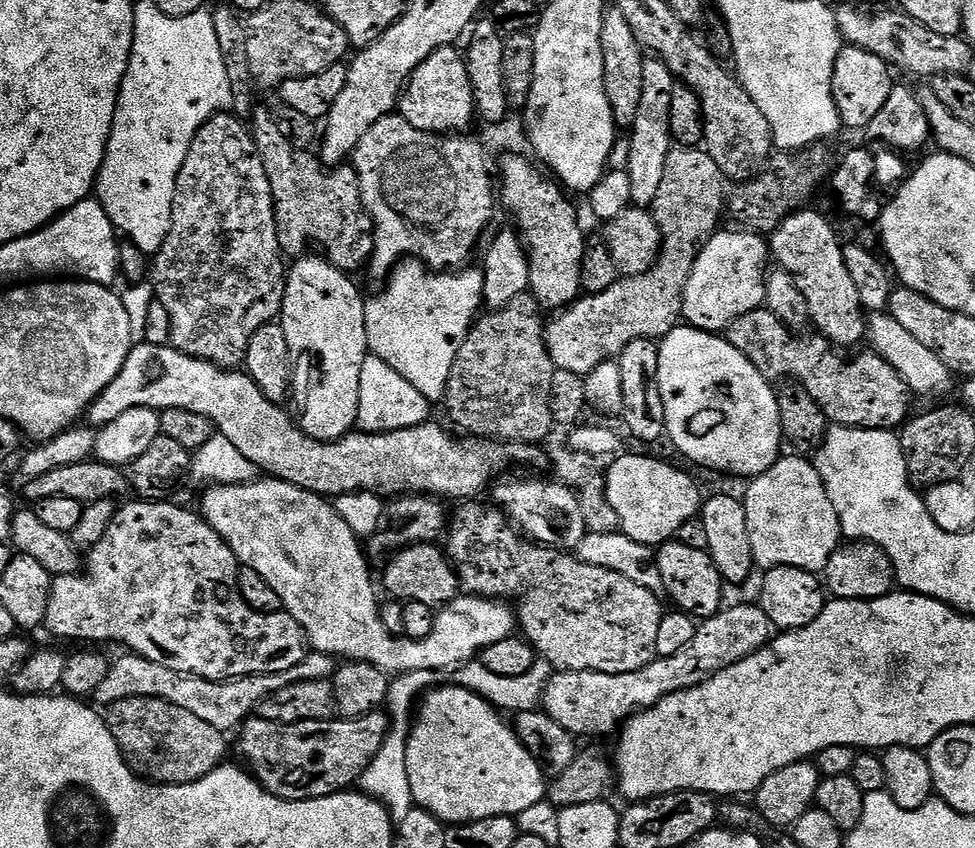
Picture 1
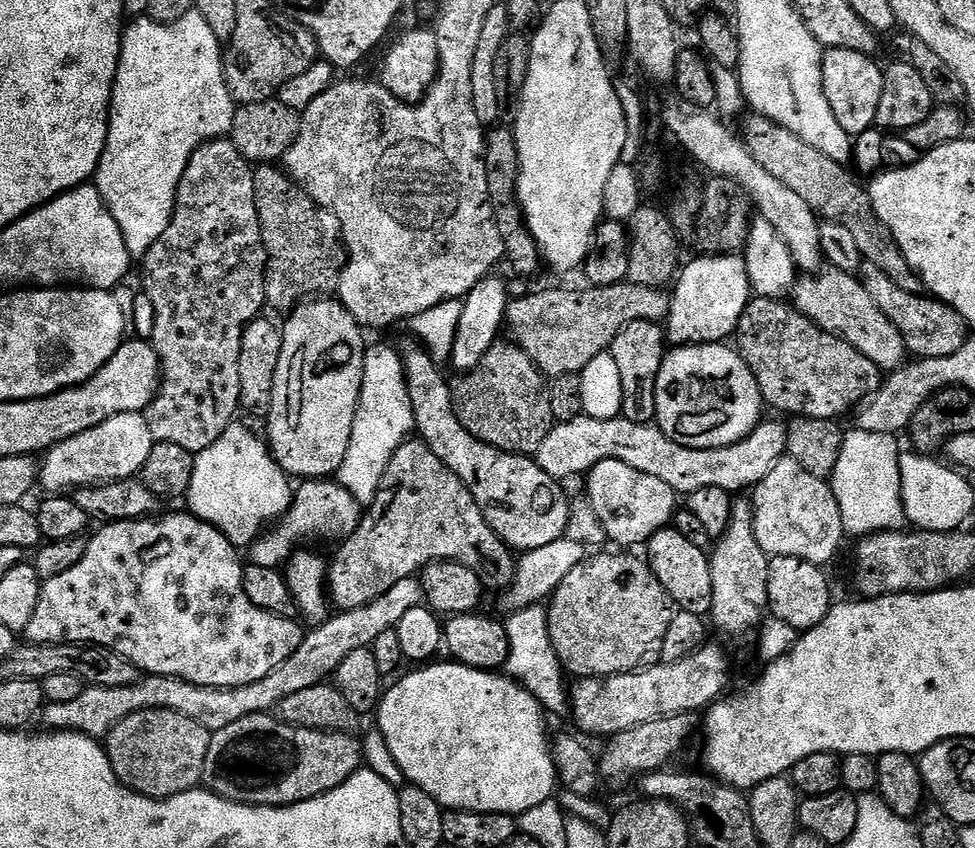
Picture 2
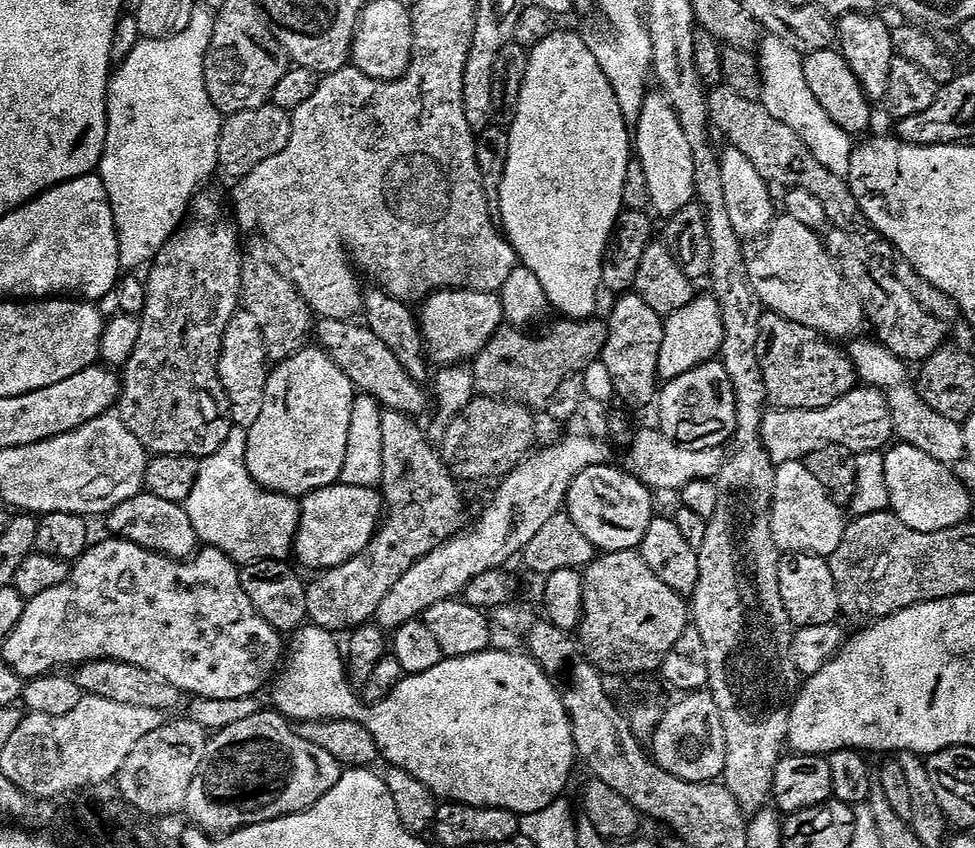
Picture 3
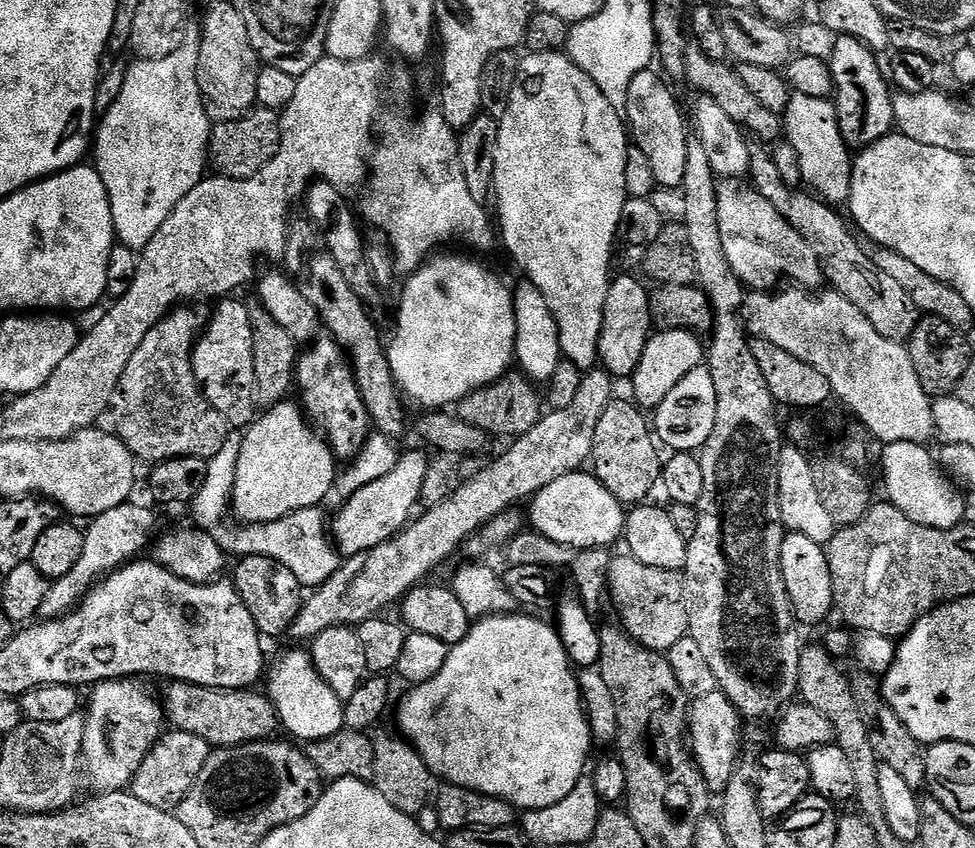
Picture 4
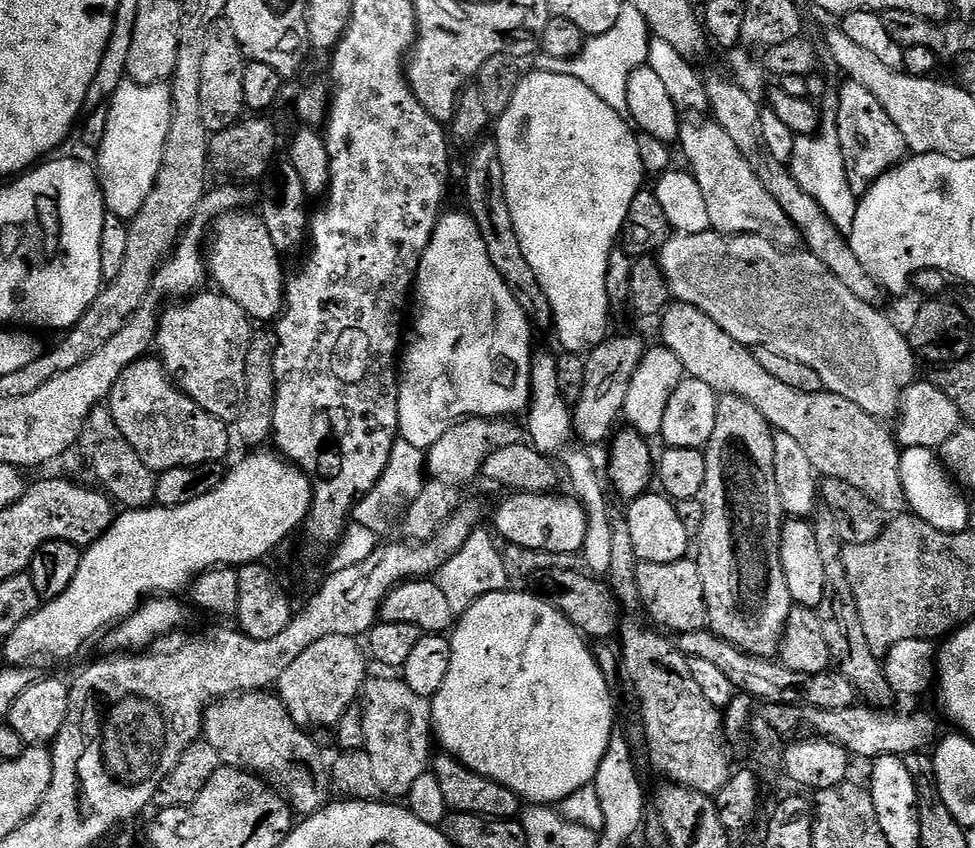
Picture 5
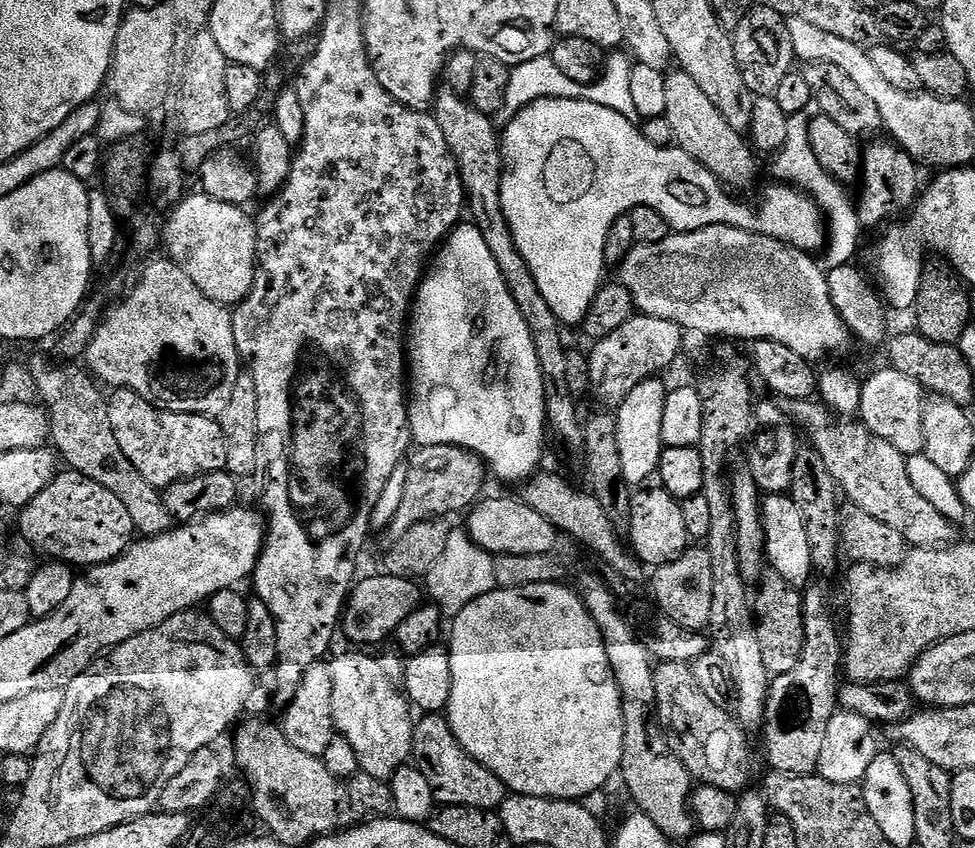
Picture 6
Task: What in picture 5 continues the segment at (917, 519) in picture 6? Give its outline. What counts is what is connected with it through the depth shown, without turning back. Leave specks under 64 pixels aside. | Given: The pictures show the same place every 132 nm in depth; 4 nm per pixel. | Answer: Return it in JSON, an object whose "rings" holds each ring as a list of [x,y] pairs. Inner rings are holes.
{"rings":[[[679,302],[669,303],[659,317],[660,336],[663,347],[668,348],[682,362],[685,373],[698,382],[706,382],[720,396],[737,396],[746,398],[762,418],[766,418],[768,425],[776,432],[790,434],[802,446],[806,458],[810,458],[817,473],[824,478],[838,478],[842,482],[850,482],[850,486],[858,486],[870,502],[874,502],[886,514],[900,514],[905,511],[906,501],[902,490],[902,474],[900,473],[900,453],[902,451],[895,435],[883,428],[881,421],[875,416],[866,414],[862,406],[854,406],[846,398],[827,390],[805,390],[795,388],[770,374],[758,363],[753,349],[740,344],[714,318],[710,318],[700,308]]]}

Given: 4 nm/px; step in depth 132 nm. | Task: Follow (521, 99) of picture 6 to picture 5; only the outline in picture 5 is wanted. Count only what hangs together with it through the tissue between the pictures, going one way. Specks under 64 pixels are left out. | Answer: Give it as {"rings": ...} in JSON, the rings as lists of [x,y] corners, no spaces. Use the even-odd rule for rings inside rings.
{"rings":[[[628,6],[618,18],[618,22],[614,22],[614,26],[606,30],[606,34],[591,37],[574,59],[555,60],[541,55],[538,68],[541,72],[565,72],[567,76],[578,78],[578,82],[586,82],[586,86],[590,86],[590,90],[594,90],[594,94],[598,94],[598,98],[602,98],[606,106],[624,114],[628,111],[626,86],[635,68],[647,65],[649,39],[646,18],[642,18],[636,8]]]}

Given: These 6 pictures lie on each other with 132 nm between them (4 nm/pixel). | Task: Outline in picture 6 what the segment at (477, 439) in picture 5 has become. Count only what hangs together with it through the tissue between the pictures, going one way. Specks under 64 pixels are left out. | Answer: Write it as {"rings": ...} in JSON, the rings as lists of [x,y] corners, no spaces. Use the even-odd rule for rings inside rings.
{"rings":[[[453,444],[417,447],[411,453],[406,467],[408,473],[406,490],[402,490],[402,503],[398,506],[398,514],[388,523],[386,529],[389,541],[402,538],[402,534],[406,534],[410,526],[418,526],[418,522],[449,518],[448,516],[454,515],[455,512],[467,513],[481,499],[480,491],[484,488],[486,465],[479,456],[467,452],[464,448]]]}

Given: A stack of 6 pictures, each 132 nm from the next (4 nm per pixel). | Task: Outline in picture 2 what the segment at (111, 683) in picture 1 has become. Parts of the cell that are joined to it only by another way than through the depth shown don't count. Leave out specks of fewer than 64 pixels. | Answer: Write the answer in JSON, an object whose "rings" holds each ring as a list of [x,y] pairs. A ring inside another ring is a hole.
{"rings":[[[419,579],[403,580],[398,586],[393,586],[374,602],[360,606],[350,612],[341,612],[329,615],[323,624],[315,625],[312,633],[305,635],[300,641],[298,650],[278,666],[278,670],[270,670],[266,678],[258,678],[258,682],[250,682],[246,686],[237,688],[207,688],[179,680],[173,676],[149,676],[136,681],[135,684],[118,686],[117,688],[85,687],[74,702],[65,704],[48,704],[43,709],[42,720],[52,730],[67,730],[82,732],[93,738],[104,738],[111,728],[122,718],[135,712],[150,710],[151,708],[165,708],[170,712],[177,712],[186,718],[194,718],[209,732],[217,732],[230,722],[238,722],[238,718],[246,718],[250,714],[259,712],[271,713],[282,698],[290,698],[290,694],[298,694],[298,690],[310,690],[310,686],[325,683],[342,666],[342,661],[354,650],[371,648],[374,638],[386,634],[386,630],[398,626],[410,610],[421,607],[424,600],[424,590]]]}

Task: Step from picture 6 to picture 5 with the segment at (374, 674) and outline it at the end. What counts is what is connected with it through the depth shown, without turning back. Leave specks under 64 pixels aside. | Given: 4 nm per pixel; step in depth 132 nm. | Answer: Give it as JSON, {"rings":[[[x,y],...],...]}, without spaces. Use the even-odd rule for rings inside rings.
{"rings":[[[384,676],[377,680],[372,678],[363,686],[361,718],[363,751],[368,753],[381,793],[388,798],[407,797],[414,782],[429,771],[434,756],[432,706],[429,697],[414,694],[414,690],[410,690],[403,679],[387,680]]]}

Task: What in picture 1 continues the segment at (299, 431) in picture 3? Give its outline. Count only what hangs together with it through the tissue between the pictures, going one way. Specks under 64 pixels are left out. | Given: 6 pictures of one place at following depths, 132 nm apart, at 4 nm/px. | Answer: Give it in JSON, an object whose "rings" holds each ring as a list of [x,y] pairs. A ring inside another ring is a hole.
{"rings":[[[305,255],[291,265],[284,286],[284,307],[278,317],[284,325],[286,342],[294,361],[290,396],[300,407],[300,429],[315,440],[341,440],[356,428],[358,418],[358,386],[362,382],[362,362],[370,354],[366,334],[365,297],[360,297],[360,288],[353,277],[341,268],[336,268],[323,255]]]}

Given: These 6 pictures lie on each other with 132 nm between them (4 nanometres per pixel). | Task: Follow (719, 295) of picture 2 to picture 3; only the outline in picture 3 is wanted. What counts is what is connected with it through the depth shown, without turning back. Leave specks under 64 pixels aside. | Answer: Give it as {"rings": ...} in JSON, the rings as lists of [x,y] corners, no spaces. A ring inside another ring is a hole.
{"rings":[[[697,295],[682,310],[664,320],[662,348],[658,350],[657,377],[667,382],[694,370],[700,364],[715,361],[724,341],[724,324],[720,321],[720,304],[715,295]]]}

